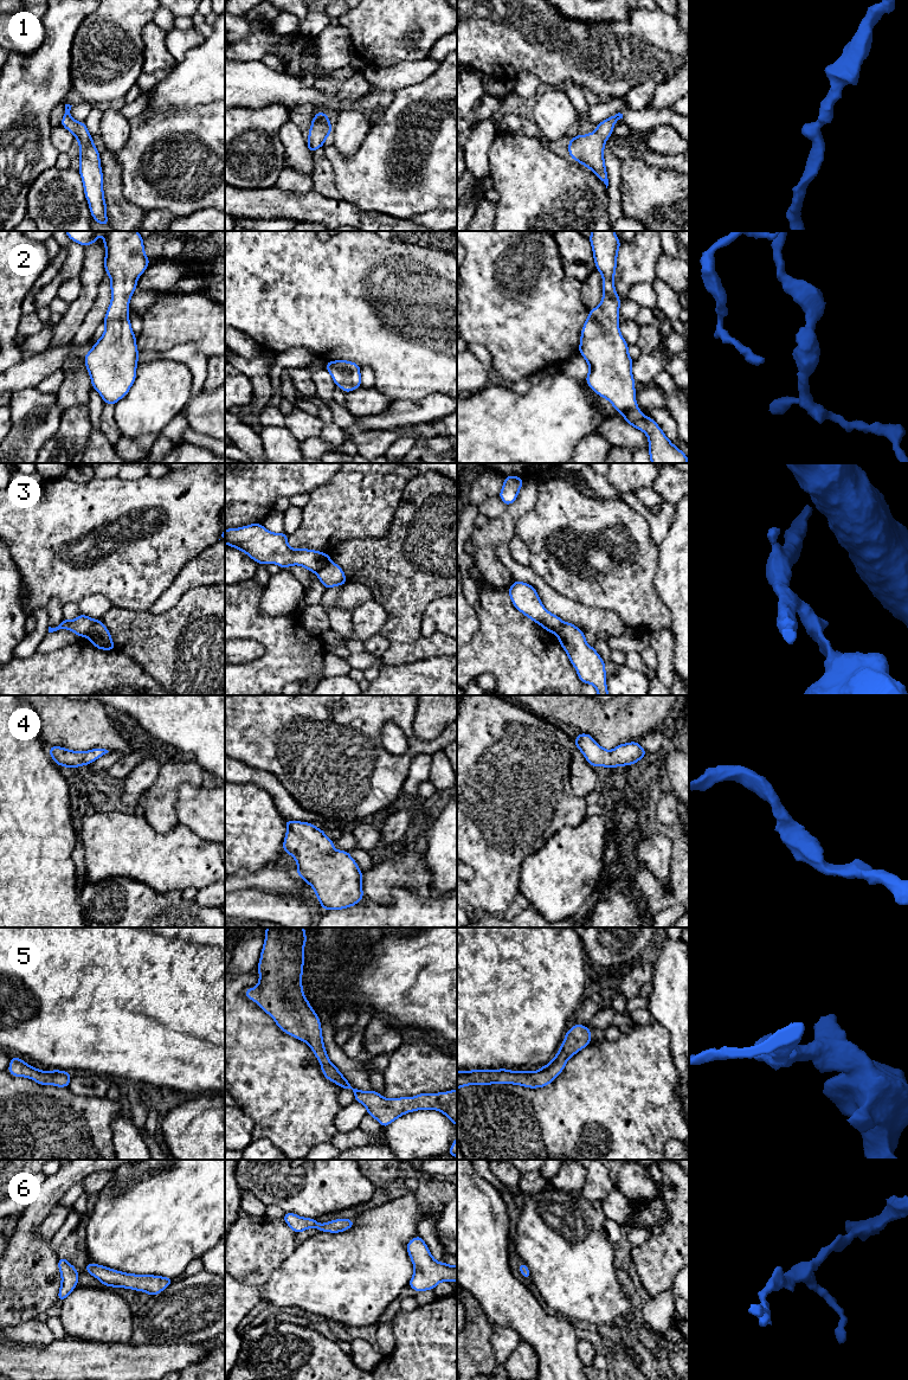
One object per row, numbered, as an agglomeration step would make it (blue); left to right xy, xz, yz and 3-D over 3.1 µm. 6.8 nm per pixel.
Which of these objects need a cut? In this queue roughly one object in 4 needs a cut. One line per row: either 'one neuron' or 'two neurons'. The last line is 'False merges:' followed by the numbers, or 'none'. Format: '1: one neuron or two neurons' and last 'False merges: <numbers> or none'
1: one neuron
2: one neuron
3: two neurons
4: one neuron
5: one neuron
6: one neuron
False merges: 3

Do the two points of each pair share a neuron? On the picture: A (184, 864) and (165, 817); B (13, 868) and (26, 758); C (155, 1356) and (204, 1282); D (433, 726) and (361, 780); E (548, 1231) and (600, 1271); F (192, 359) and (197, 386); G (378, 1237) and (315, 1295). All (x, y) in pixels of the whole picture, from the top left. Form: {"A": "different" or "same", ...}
{"A": "different", "B": "same", "C": "different", "D": "different", "E": "same", "F": "same", "G": "same"}

